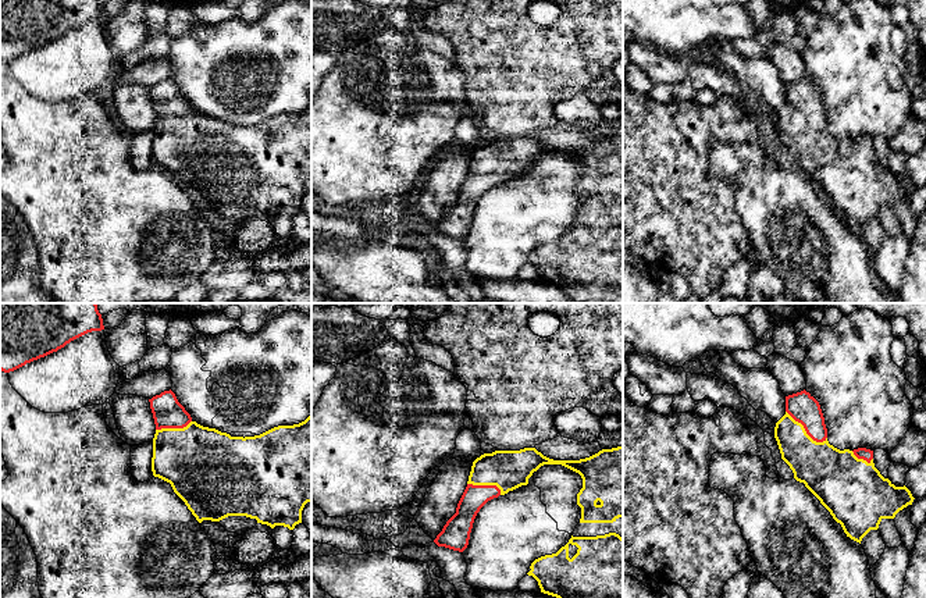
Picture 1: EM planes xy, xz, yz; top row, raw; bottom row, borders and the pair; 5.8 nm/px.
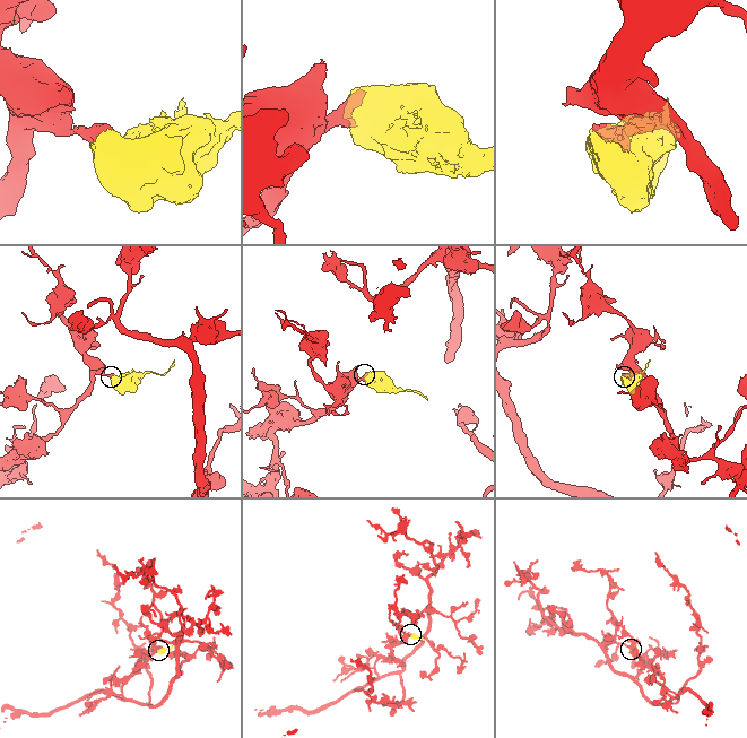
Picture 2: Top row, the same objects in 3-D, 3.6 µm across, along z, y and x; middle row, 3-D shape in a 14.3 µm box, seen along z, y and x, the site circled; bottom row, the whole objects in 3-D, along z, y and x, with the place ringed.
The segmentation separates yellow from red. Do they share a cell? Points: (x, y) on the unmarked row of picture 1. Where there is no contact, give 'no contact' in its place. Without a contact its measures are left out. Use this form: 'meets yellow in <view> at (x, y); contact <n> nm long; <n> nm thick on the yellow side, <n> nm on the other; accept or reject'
meets yellow in yz at (805, 120); contact 300 nm long; 280 nm thick on the yellow side, 170 nm on the other; accept

